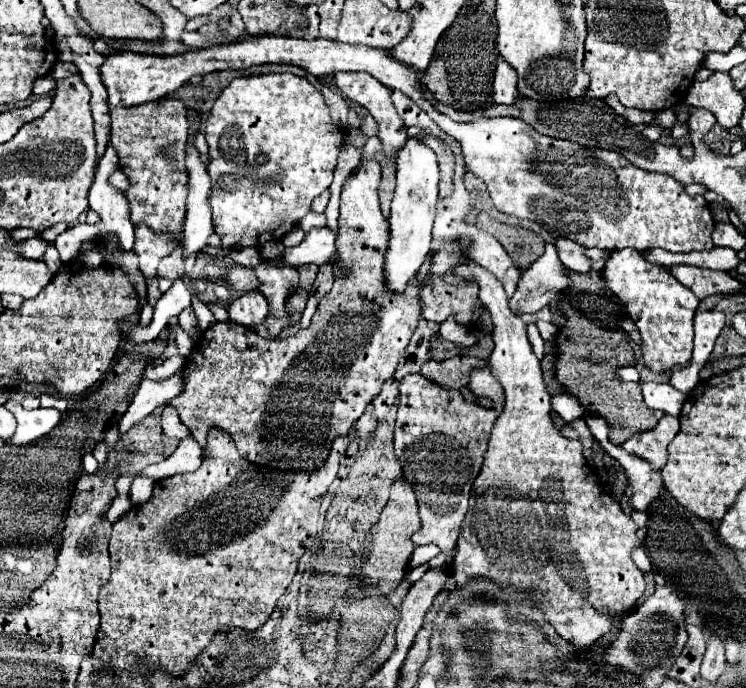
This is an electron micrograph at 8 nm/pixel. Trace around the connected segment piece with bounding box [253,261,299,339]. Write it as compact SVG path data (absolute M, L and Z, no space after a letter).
M261 261L257 267L253 267L257 277L263 281L261 293L269 299L269 319L265 319L269 333L277 339L279 333L285 329L285 301L287 297L297 289L299 285L299 273L291 267L273 267L267 265L267 261Z

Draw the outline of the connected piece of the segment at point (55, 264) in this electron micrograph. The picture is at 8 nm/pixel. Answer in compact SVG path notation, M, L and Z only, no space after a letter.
M49 245L49 249L45 251L45 257L47 257L47 267L53 271L53 273L57 273L57 271L61 271L63 269L63 263L61 263L61 259L59 259L59 253L57 253L57 249L55 247L51 247Z

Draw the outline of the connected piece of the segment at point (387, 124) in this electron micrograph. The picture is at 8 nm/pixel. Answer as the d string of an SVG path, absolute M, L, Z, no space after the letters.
M335 73L335 83L337 83L337 87L343 91L343 95L347 99L363 105L375 117L377 127L379 127L377 137L381 139L383 155L387 159L397 159L399 147L403 147L403 143L407 141L407 127L405 127L405 123L401 121L401 117L397 115L395 107L393 107L393 101L389 97L389 89L385 85L381 85L375 77L367 75L367 73Z

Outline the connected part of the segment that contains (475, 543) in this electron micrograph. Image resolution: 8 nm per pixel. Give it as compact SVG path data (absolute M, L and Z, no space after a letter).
M469 263L469 281L477 281L479 283L479 291L483 291L483 307L489 309L491 317L493 317L493 341L495 341L495 349L489 357L489 365L491 365L491 373L493 377L497 377L497 381L501 383L503 391L505 391L505 407L503 413L499 415L499 419L495 421L495 427L491 431L491 439L489 439L489 449L485 453L485 463L481 467L479 477L473 483L473 491L471 491L471 499L469 499L469 511L465 515L465 521L461 525L461 535L459 535L459 543L457 543L457 553L455 553L455 585L457 587L465 587L469 583L469 579L491 579L497 581L501 587L515 587L515 589L525 589L531 591L531 601L543 611L543 619L545 623L553 625L557 635L565 641L569 641L575 649L585 649L591 647L601 635L609 633L611 629L615 629L621 621L621 617L625 613L631 611L631 607L635 607L635 603L639 601L639 597L643 595L643 573L635 567L635 563L631 561L631 551L641 545L641 537L639 537L639 529L635 525L635 521L631 517L627 517L623 513L623 509L619 507L619 503L605 491L601 491L601 485L595 483L597 473L593 469L589 469L585 465L583 453L581 453L581 443L579 441L569 441L561 435L561 431L555 427L553 419L551 419L551 399L549 393L545 389L543 383L543 371L539 365L539 359L533 355L531 345L525 337L525 325L521 321L521 317L517 317L515 313L511 313L509 303L507 303L507 295L503 285L491 275L487 273L483 267L479 267L477 263Z

